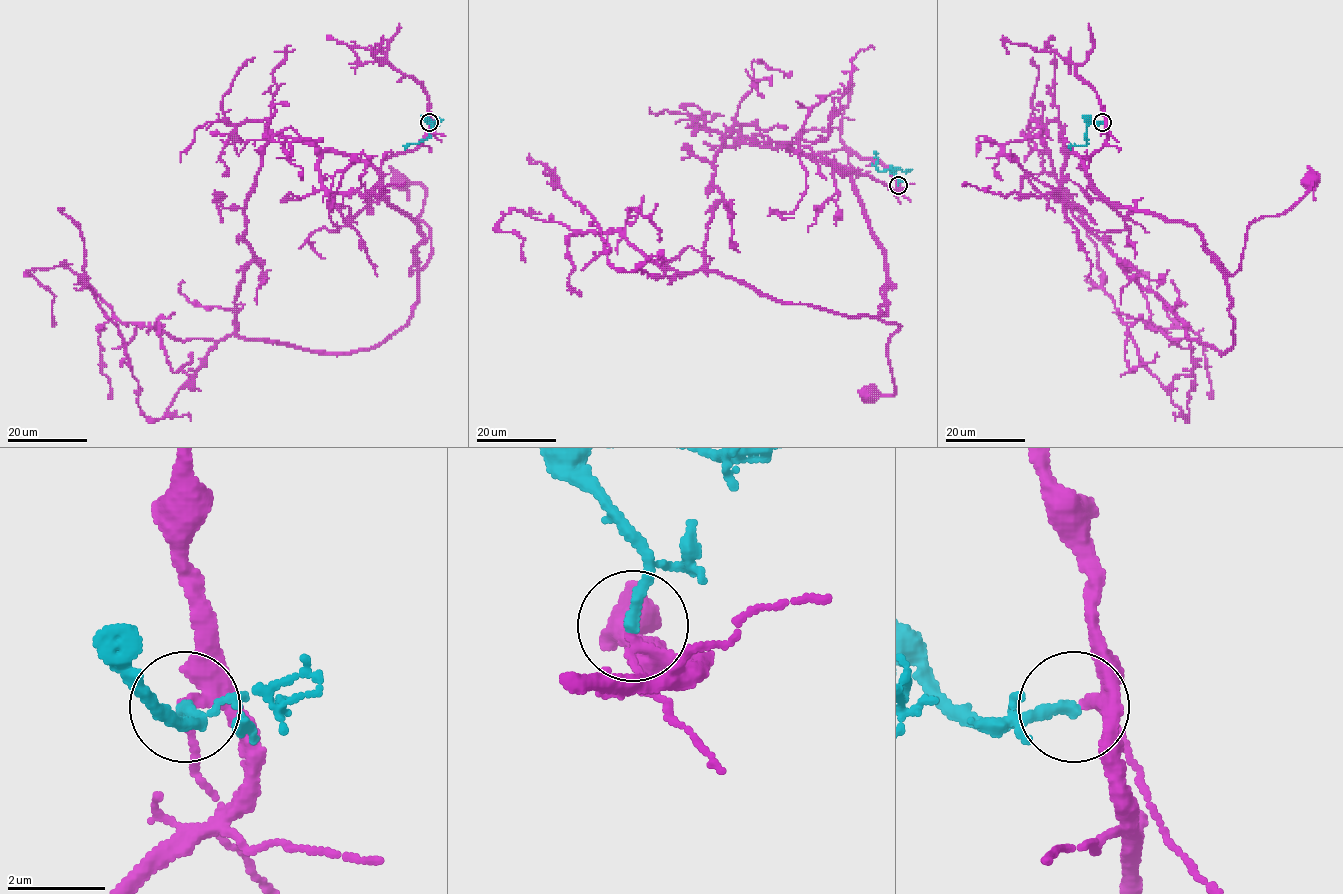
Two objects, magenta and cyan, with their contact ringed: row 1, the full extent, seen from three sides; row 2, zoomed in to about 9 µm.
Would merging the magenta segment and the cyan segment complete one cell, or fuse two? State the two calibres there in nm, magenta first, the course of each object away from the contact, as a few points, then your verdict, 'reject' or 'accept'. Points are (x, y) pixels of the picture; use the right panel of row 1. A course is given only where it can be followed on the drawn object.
170/240 nm | magenta via (1103, 122), (1089, 182), (1116, 204), (1189, 223), (1228, 274), (1246, 228), (1311, 182) | cyan via (1102, 122), (1086, 120), (1088, 144), (1068, 147) | accept

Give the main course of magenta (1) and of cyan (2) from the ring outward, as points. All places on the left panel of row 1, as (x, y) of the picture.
1: (428, 122), (381, 168), (383, 194), (423, 240), (410, 274), (431, 246), (418, 216), (425, 189), (398, 182)
2: (428, 122), (425, 120), (431, 122), (429, 136), (404, 147)

